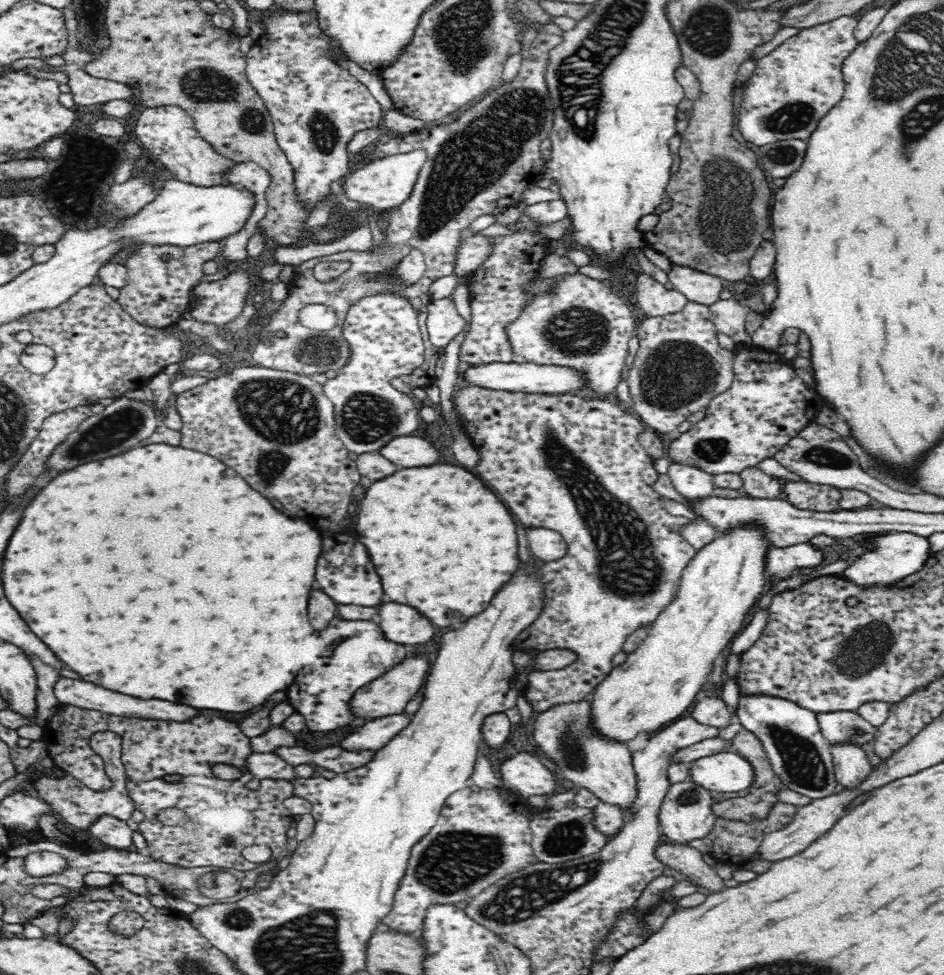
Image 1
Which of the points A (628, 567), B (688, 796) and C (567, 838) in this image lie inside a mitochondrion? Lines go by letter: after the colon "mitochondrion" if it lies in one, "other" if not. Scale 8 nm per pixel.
A: mitochondrion
B: mitochondrion
C: mitochondrion

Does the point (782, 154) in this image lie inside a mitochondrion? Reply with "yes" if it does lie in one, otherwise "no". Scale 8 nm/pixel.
yes

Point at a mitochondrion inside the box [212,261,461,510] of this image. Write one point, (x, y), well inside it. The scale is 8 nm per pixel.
(282, 413)

